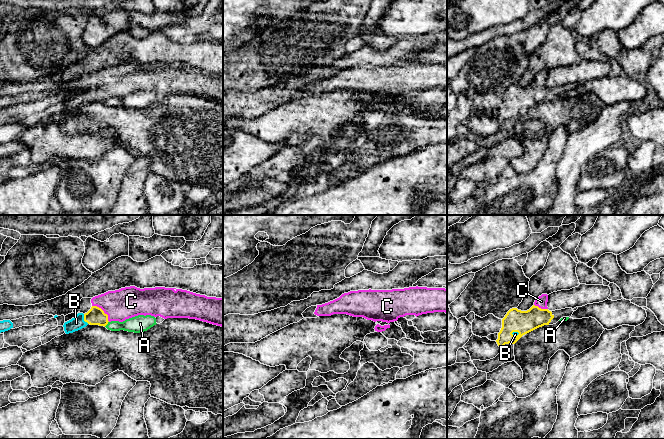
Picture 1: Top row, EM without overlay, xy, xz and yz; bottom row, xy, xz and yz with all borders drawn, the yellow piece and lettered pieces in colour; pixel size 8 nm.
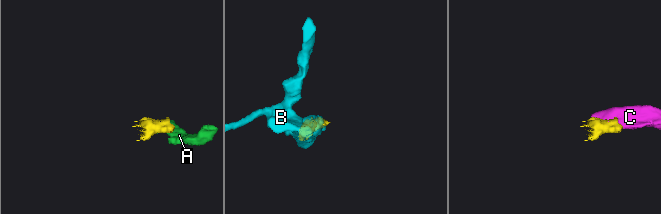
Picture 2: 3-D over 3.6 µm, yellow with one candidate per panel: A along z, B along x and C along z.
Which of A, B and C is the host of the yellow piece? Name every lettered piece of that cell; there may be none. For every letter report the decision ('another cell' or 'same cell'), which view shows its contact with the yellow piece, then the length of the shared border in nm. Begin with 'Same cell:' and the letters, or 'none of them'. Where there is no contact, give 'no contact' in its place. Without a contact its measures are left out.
Same cell: B, C
A: another cell; meets yellow in xy; contact 60 nm long
B: same cell; meets yellow in xy; contact 90 nm long
C: same cell; meets yellow in xy; contact 190 nm long

